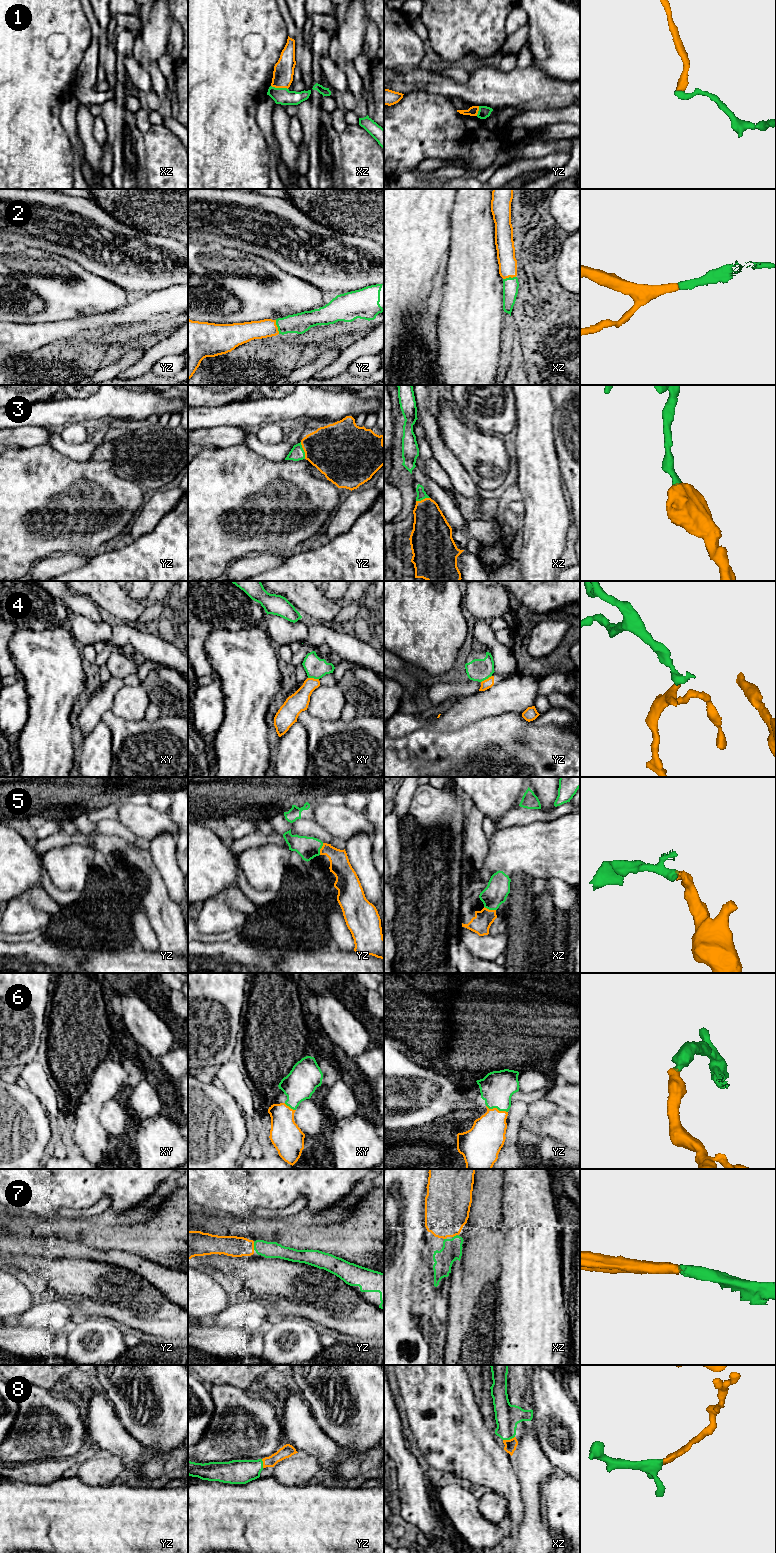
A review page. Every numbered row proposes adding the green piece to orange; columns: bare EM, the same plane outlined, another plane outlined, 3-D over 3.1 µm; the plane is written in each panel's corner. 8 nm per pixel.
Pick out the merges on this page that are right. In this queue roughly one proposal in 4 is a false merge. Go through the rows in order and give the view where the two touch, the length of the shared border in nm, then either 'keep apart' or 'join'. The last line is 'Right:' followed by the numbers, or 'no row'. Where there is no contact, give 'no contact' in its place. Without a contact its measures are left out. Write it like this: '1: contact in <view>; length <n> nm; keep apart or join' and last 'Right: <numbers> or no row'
1: contact in xz; length 140 nm; join
2: contact in yz; length 120 nm; join
3: contact in yz; length 140 nm; join
4: contact in xy; length 90 nm; keep apart
5: contact in yz; length 100 nm; join
6: contact in yz; length 190 nm; join
7: contact in yz; length 60 nm; join
8: contact in xz; length 100 nm; join
Right: 1, 2, 3, 5, 6, 7, 8

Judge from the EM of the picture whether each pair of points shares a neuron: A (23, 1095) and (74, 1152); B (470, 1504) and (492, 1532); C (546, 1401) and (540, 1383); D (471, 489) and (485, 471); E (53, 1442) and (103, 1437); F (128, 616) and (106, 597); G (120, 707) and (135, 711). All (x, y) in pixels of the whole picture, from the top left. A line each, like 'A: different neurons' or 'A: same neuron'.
A: different neurons
B: same neuron
C: same neuron
D: different neurons
E: different neurons
F: same neuron
G: same neuron

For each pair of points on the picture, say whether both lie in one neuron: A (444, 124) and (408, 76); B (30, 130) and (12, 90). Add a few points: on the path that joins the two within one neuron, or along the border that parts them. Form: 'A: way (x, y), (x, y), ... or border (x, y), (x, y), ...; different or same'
A: border (404, 93), (424, 90), (441, 96); different
B: way (20, 120), (12, 112), (12, 100); same

